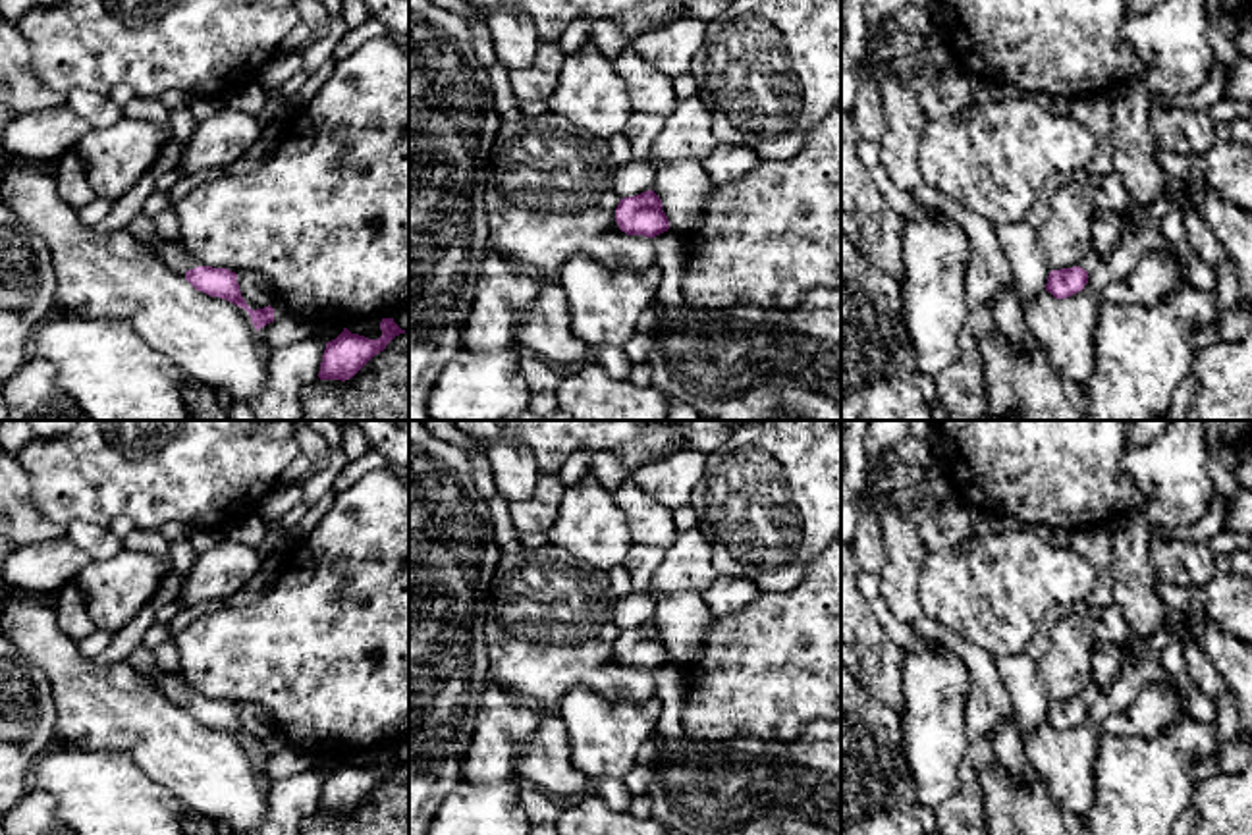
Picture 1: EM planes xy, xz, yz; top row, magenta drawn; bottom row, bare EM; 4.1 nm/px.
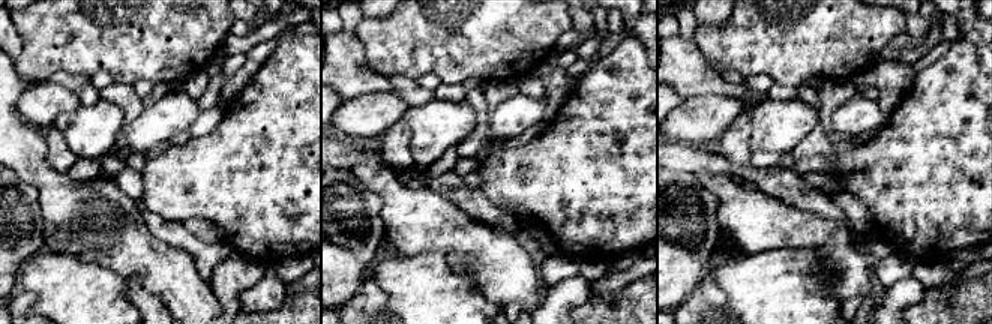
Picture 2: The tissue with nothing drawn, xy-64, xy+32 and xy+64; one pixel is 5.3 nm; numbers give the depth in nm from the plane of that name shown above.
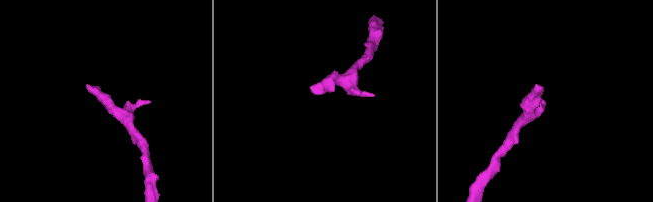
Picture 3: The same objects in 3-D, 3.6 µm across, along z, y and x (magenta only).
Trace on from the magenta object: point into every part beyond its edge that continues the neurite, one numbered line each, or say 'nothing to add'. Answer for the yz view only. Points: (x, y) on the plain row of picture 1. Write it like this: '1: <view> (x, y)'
1: yz (1092, 691)

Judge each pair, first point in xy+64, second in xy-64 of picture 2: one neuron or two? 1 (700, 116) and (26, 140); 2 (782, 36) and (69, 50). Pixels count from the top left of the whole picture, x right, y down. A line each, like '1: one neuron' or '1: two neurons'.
1: two neurons
2: one neuron

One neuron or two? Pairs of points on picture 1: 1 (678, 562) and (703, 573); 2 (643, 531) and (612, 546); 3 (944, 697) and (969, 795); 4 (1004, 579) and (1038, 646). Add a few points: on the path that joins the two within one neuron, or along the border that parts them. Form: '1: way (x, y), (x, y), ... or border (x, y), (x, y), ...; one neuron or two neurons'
1: way (683, 567), (697, 573); one neuron
2: border (612, 496), (633, 542); two neurons
3: border (965, 718), (961, 787), (940, 803); two neurons
4: border (1042, 627), (1025, 650); two neurons

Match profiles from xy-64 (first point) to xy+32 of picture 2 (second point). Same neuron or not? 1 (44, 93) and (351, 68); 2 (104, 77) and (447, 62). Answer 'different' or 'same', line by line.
1: different
2: different

